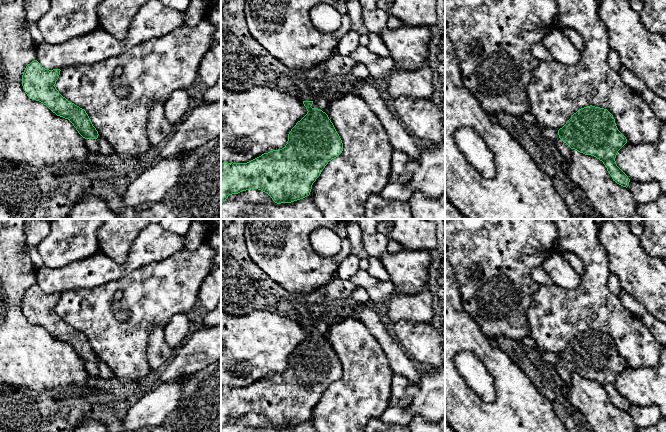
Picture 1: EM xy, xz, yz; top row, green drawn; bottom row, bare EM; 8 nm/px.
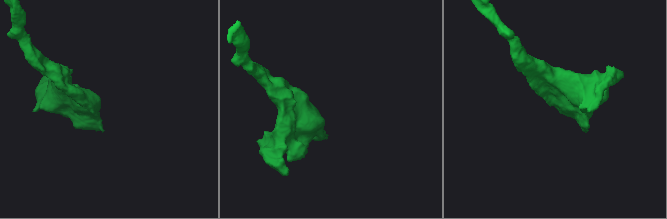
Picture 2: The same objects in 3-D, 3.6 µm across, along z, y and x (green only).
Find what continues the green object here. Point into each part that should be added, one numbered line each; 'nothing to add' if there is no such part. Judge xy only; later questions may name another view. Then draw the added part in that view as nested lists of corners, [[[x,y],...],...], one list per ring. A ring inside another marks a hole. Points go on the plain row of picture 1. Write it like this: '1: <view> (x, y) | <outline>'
1: xy (92, 369) | [[[85,363],[85,369],[89,376],[100,377],[100,370],[97,363]]]

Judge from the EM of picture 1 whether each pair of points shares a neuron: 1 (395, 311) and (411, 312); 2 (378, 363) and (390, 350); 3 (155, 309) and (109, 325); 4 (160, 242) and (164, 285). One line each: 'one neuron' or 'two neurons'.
1: one neuron
2: two neurons
3: one neuron
4: two neurons

